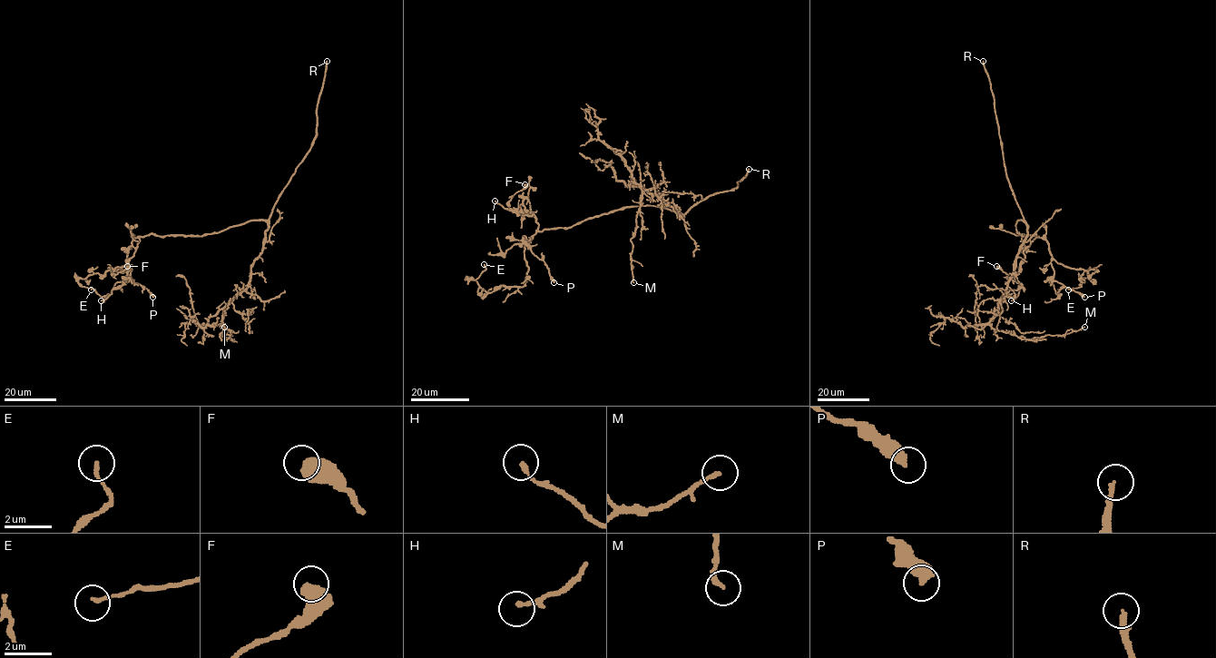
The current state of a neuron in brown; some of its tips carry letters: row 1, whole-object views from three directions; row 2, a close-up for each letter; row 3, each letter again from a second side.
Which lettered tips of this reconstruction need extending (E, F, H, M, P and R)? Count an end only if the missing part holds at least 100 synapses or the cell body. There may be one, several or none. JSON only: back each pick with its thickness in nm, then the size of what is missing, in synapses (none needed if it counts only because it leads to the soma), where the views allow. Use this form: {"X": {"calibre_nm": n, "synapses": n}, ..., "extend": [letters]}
{"R": {"calibre_nm": 240}, "extend": ["R"]}

